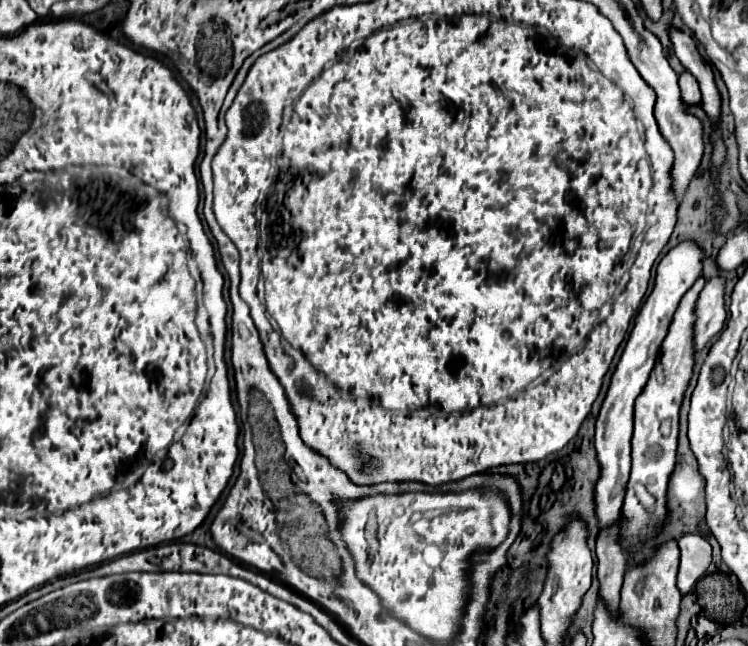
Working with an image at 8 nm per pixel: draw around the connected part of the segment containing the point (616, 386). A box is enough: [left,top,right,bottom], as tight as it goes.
[596,239,704,527]

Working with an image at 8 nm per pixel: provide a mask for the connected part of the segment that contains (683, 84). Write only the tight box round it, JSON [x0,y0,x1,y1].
[678,69,700,105]

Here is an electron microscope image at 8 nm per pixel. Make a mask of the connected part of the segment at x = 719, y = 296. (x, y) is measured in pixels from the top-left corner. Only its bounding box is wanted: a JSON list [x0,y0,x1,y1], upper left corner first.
[694,277,726,353]

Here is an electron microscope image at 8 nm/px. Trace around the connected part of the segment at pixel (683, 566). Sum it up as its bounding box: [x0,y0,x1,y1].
[678,533,712,595]

